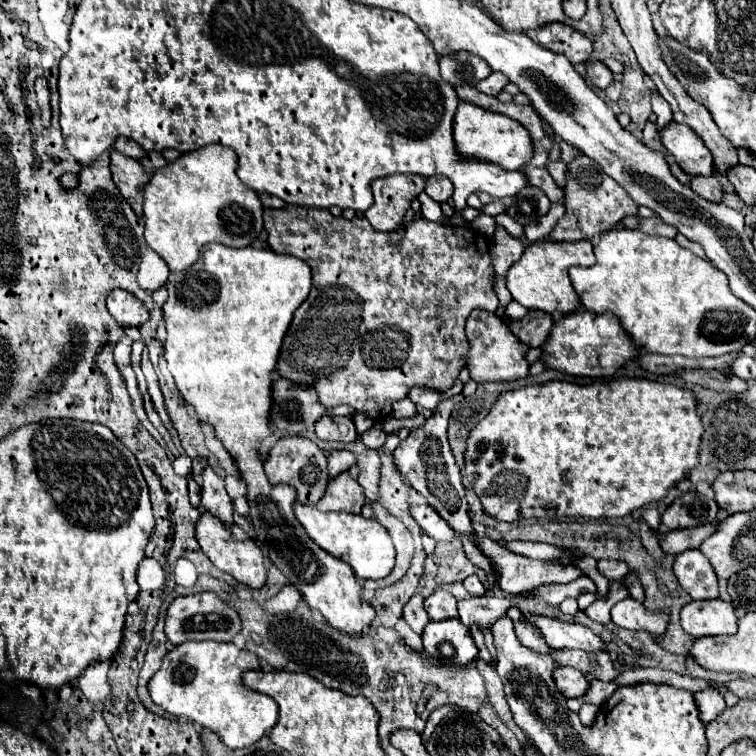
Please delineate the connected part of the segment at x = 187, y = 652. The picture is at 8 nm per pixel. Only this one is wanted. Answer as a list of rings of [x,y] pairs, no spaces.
[[[184,642],[164,656],[162,668],[148,682],[148,692],[168,714],[198,722],[214,730],[224,744],[244,748],[256,744],[278,722],[278,704],[266,694],[246,688],[242,682],[246,670],[260,668],[256,654],[240,650],[230,642]]]

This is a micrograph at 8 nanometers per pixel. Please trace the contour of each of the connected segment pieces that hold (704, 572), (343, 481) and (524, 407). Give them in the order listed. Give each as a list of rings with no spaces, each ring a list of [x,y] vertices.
[[[688,550],[676,554],[674,574],[680,586],[694,600],[712,600],[718,598],[718,580],[708,564],[708,558],[700,550]]]
[[[342,472],[336,478],[328,480],[328,488],[324,496],[318,500],[316,508],[322,512],[352,512],[358,514],[364,506],[364,490],[362,486],[348,474]]]
[[[620,378],[610,382],[594,382],[594,384],[572,384],[562,380],[552,380],[546,384],[534,384],[524,386],[512,392],[502,392],[488,414],[470,430],[470,436],[466,440],[466,452],[464,452],[464,472],[470,478],[470,484],[474,492],[478,494],[484,512],[488,516],[502,520],[502,522],[514,522],[520,518],[560,518],[560,516],[586,516],[586,518],[614,518],[614,516],[626,516],[632,510],[638,510],[640,506],[662,500],[670,488],[674,488],[676,482],[684,480],[688,470],[696,466],[698,460],[698,448],[700,448],[700,436],[702,436],[702,420],[696,412],[696,400],[690,390],[666,384],[666,382],[652,382],[652,380],[636,380],[636,378]]]

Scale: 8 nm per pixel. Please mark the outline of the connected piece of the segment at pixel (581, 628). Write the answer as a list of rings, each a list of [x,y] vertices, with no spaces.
[[[524,614],[522,620],[536,626],[542,632],[546,644],[556,648],[556,650],[580,648],[580,650],[586,650],[590,654],[604,650],[602,640],[584,624],[562,622],[558,618],[548,618],[544,614]]]

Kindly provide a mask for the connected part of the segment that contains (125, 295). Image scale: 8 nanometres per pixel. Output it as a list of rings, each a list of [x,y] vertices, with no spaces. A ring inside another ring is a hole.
[[[114,290],[108,296],[108,312],[122,326],[142,326],[150,314],[148,308],[130,292]]]

